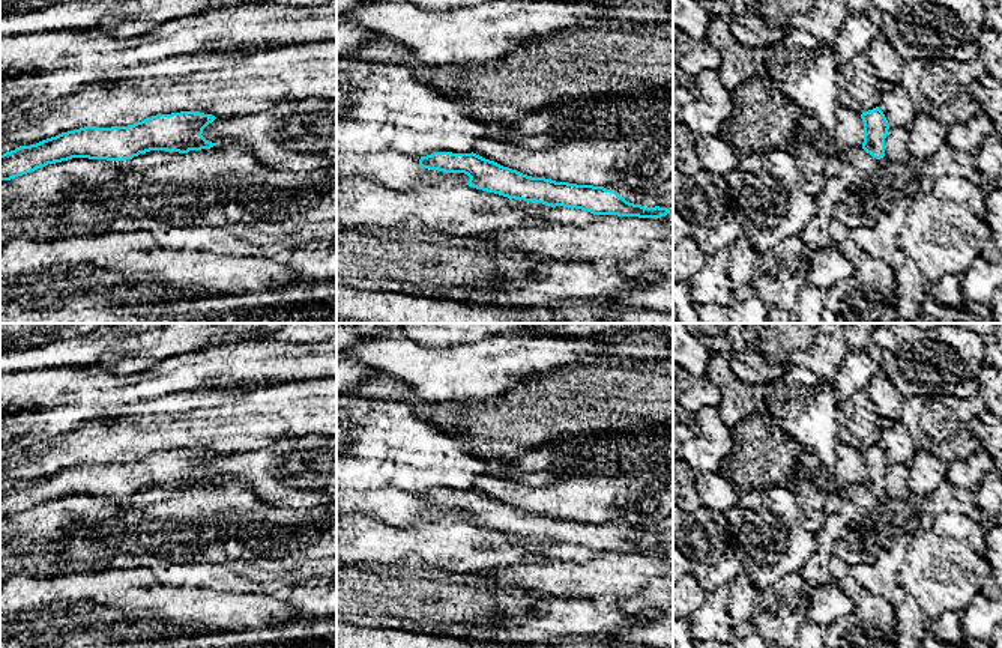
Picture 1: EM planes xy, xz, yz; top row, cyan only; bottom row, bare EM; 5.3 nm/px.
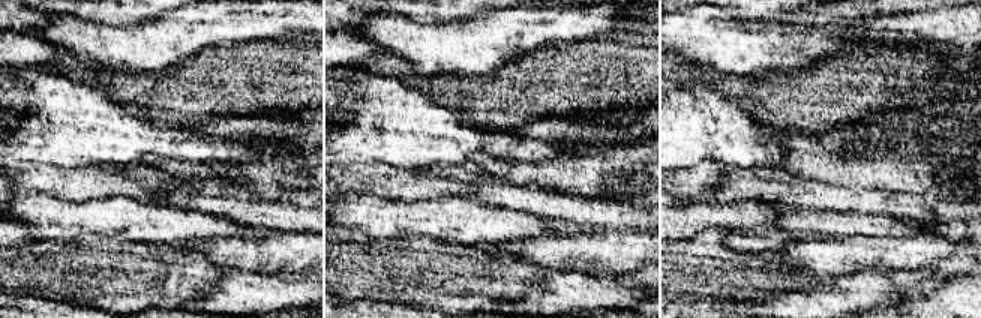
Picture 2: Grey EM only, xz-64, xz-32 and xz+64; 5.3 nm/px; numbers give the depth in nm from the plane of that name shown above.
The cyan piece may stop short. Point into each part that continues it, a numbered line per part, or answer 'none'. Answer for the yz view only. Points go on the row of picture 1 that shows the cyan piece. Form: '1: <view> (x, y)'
none

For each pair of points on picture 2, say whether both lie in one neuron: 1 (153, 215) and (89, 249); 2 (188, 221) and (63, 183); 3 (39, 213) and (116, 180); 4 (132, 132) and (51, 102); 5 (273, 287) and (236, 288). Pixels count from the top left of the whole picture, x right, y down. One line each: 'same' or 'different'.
1: different
2: different
3: different
4: same
5: same

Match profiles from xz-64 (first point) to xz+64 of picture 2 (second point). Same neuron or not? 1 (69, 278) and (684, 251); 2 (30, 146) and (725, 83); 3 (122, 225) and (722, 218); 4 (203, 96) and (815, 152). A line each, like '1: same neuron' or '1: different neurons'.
1: same neuron
2: different neurons
3: same neuron
4: different neurons

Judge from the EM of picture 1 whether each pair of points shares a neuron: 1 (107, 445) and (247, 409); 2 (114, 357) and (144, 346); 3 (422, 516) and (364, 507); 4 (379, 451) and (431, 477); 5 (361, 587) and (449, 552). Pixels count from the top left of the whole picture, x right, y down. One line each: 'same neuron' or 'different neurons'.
1: same neuron
2: same neuron
3: same neuron
4: same neuron
5: different neurons

